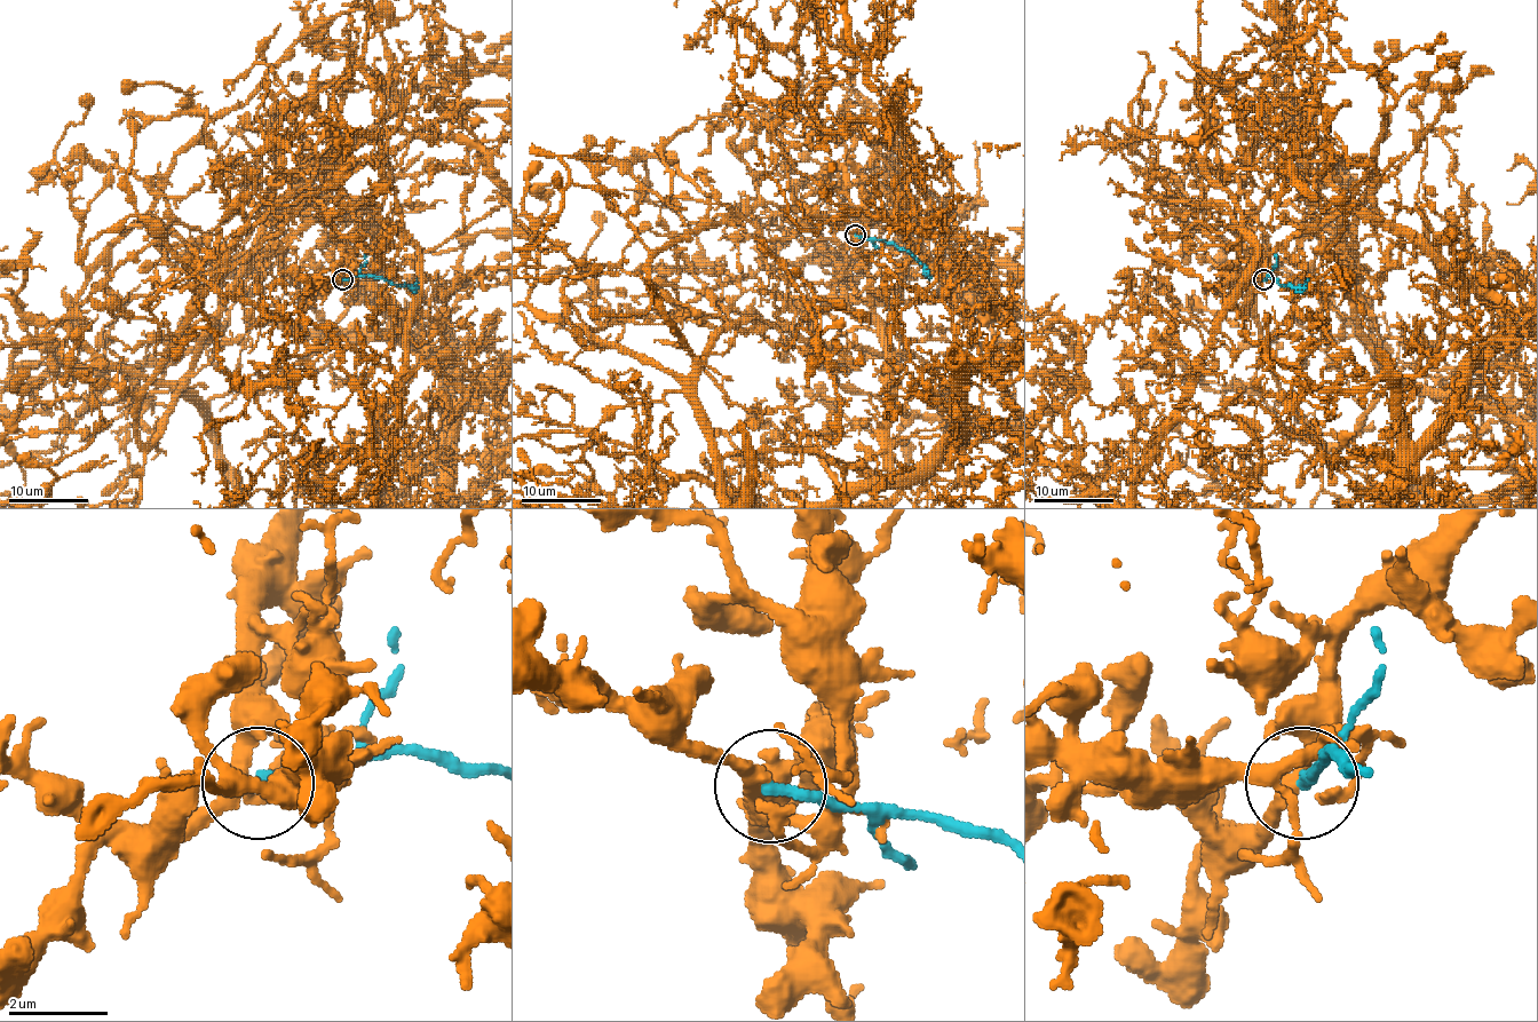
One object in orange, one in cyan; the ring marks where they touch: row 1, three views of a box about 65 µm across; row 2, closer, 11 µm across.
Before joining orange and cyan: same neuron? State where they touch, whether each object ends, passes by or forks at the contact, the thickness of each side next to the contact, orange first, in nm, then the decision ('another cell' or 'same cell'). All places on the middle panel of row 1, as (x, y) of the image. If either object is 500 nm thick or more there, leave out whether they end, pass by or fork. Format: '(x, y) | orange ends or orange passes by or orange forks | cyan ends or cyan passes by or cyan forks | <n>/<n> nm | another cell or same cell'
(855, 235) | orange passes by | cyan ends | 280/240 nm | another cell

